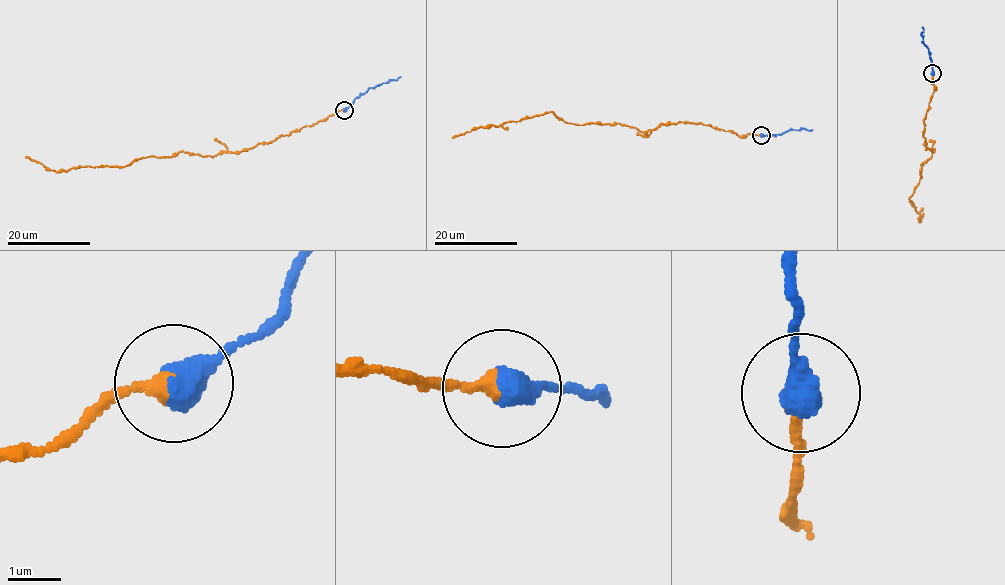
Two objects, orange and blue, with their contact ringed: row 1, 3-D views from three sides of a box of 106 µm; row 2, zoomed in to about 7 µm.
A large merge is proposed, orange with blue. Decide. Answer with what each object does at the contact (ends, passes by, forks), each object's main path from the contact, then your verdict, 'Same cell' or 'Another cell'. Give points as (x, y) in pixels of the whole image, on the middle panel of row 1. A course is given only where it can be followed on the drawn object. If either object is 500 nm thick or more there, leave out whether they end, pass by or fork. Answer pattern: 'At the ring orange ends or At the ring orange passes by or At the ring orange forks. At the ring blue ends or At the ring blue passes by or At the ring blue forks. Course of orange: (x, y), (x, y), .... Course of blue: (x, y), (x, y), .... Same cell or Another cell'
Course of orange: (761, 135), (739, 137), (688, 122), (641, 131), (618, 123), (583, 125), (567, 123), (552, 111), (452, 138). Course of blue: (761, 135), (812, 129). Another cell

